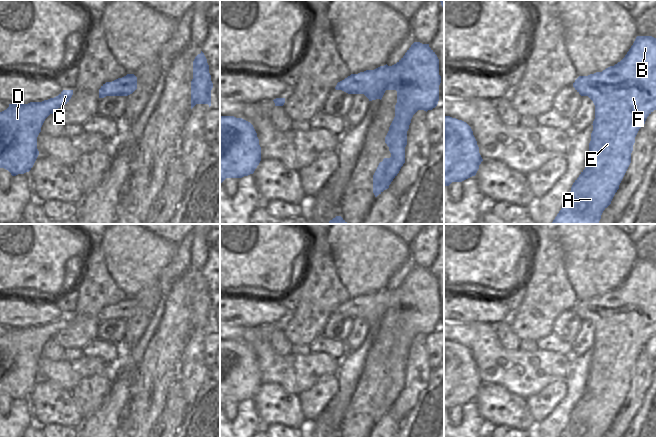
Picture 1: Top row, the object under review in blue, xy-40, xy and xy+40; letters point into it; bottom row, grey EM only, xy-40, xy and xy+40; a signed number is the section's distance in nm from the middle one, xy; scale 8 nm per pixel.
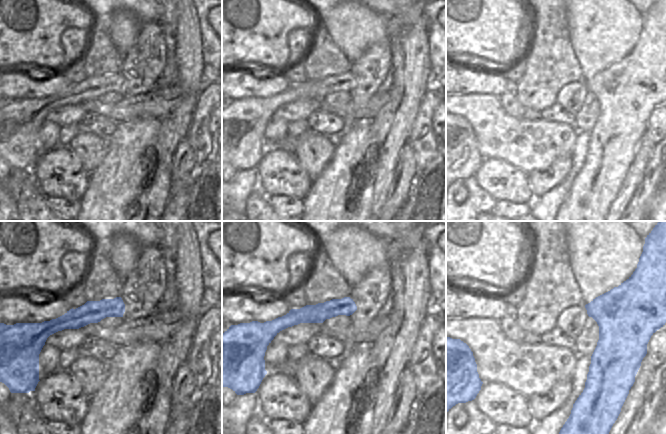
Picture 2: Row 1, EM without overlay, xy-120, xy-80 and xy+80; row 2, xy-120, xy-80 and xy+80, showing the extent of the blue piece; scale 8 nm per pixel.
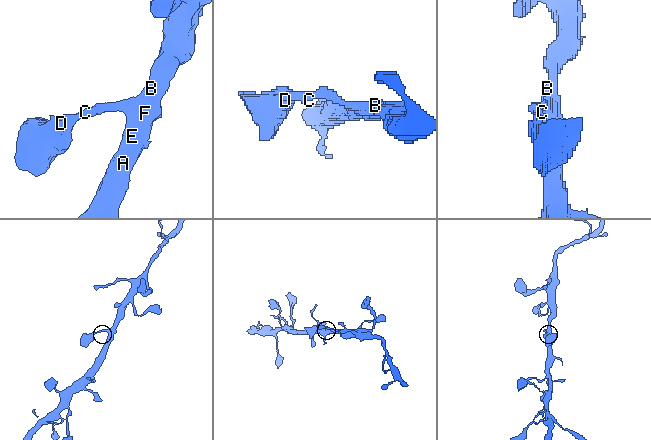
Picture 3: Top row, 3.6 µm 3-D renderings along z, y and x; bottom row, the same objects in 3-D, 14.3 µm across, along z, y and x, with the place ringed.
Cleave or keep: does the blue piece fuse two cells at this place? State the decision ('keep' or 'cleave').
keep

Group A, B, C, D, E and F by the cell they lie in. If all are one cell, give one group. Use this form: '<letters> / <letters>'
A B C D E F

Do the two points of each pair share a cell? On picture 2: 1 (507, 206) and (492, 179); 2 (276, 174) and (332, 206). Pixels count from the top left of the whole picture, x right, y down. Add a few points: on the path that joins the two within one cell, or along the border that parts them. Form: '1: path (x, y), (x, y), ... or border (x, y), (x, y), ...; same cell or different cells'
1: border (497, 200), (527, 203); different cells
2: border (313, 181), (307, 195), (303, 199); different cells

